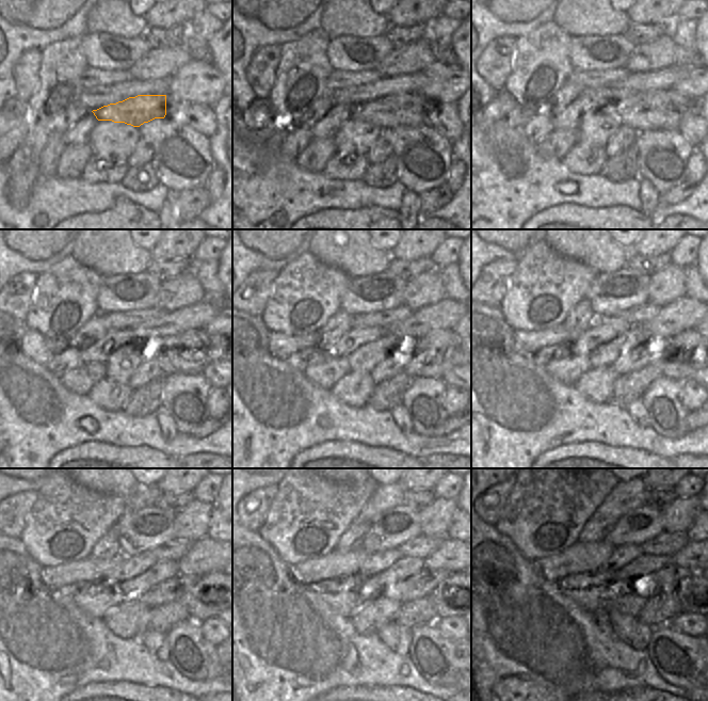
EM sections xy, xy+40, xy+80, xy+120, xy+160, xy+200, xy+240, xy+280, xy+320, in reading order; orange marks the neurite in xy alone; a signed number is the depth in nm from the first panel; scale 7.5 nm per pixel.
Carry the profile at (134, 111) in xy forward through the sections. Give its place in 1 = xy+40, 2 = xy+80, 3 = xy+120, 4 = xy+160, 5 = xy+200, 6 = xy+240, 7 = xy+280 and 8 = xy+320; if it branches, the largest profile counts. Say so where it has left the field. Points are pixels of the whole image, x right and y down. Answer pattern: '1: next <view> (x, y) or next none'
1: next xy+40 (407, 109)
2: next xy+80 (656, 110)
3: next xy+120 (187, 353)
4: next xy+160 (438, 350)
5: next xy+200 (678, 360)
6: next xy+240 (202, 600)
7: next xy+280 (444, 596)
8: next xy+320 (688, 592)

